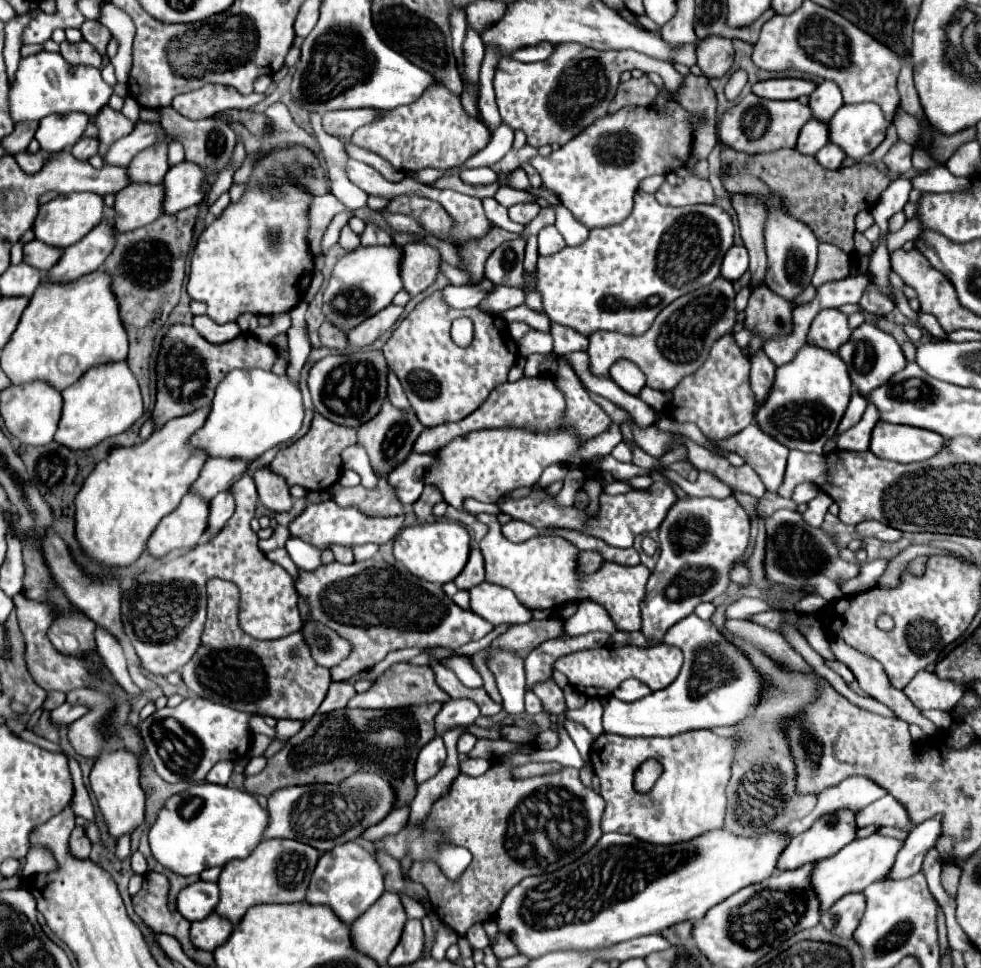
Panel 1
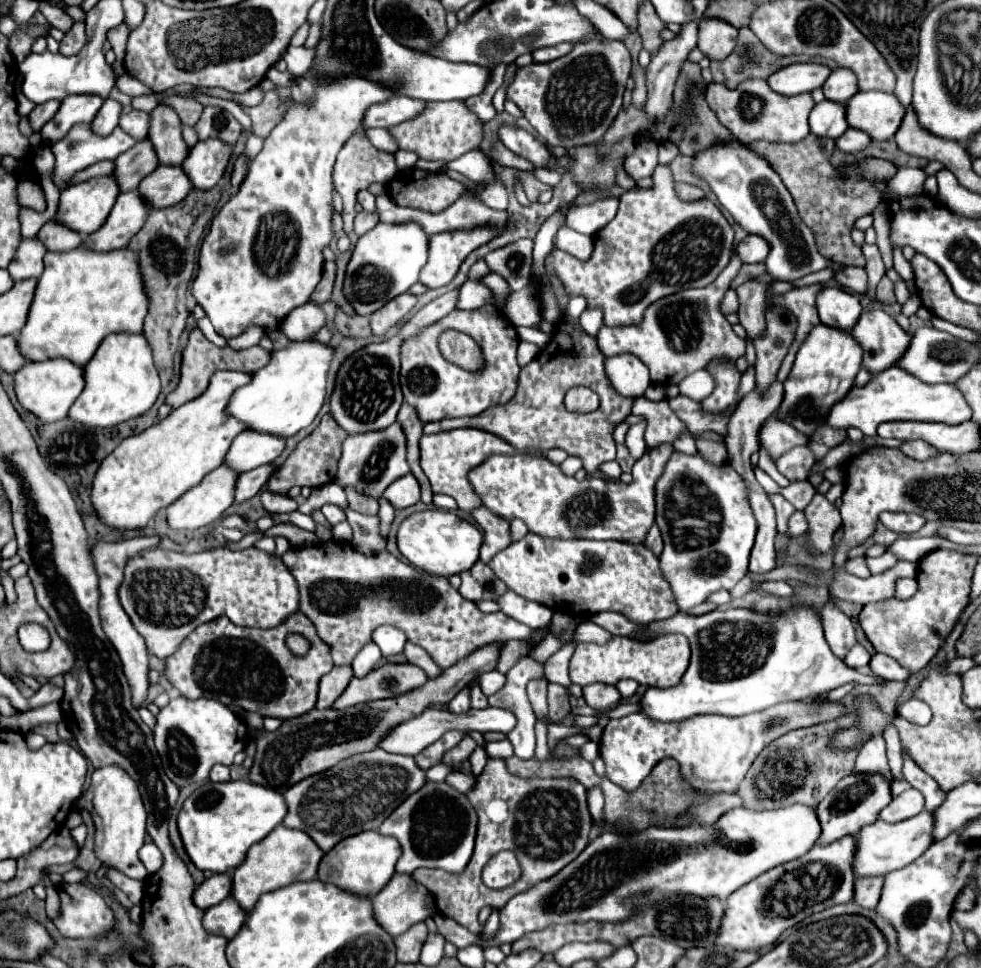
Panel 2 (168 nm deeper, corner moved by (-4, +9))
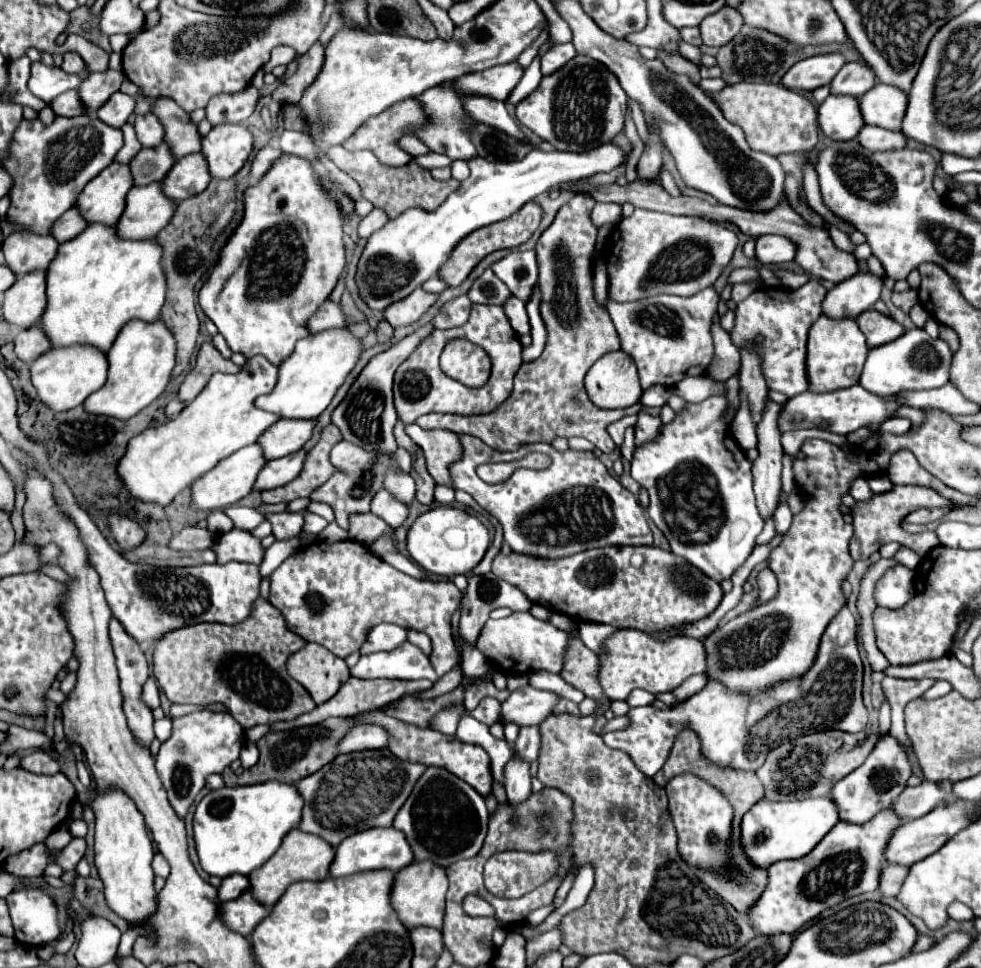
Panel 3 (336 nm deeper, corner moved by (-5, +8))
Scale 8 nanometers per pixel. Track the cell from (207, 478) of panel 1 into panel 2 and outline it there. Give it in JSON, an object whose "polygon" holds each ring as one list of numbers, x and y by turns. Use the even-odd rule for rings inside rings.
{"polygon":[[243,431,231,445,225,455,225,463,243,473,247,469,255,469,259,465,275,461,285,449,285,437,269,437,269,433]]}

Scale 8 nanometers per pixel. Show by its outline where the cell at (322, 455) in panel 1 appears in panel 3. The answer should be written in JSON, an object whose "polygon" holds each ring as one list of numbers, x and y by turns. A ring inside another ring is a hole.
{"polygon":[[328,424,326,428,322,428,320,440,308,452,302,472,290,484,286,484,282,488,264,490,262,492,264,504,290,502,290,500,296,500,302,496,310,496,318,486,322,486,334,474,334,466,330,464,330,450,340,440,342,440,342,434,334,424]]}

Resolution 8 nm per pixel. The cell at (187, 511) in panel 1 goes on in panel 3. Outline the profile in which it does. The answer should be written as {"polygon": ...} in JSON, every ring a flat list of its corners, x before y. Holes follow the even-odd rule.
{"polygon":[[256,444,244,446,242,450,238,450,238,454,234,454,234,458,224,458,222,462,218,462,218,466,214,466,214,470,210,470,210,474,204,474,204,478,198,478,198,482,194,482,192,508,212,512,212,510,220,510,220,508,236,504,240,498,244,498,252,490,256,474,260,472,264,464,266,460,262,456,262,450]]}

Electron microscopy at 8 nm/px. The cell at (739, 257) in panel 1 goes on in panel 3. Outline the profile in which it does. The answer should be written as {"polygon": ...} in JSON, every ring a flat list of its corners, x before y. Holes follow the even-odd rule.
{"polygon":[[766,234,756,238,756,260,760,264,774,264,774,262,790,262,794,260,796,246,782,236]]}

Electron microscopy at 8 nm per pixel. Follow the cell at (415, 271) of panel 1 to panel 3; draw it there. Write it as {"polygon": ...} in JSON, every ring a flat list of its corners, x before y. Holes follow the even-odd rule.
{"polygon":[[528,202,526,206,522,206,522,210,518,210,518,214,512,214,510,218,502,220,502,222,496,222,496,224,490,224,490,226,482,226,474,232,468,234,468,238,462,238,462,242,458,242,454,246,454,250,450,252,450,258,446,260,446,266,442,266,438,270,438,278,444,280,448,286,458,286,460,282,466,280,466,276,470,274,470,270,490,252,494,250,500,250,500,248,514,248,514,246,520,246,524,244,532,234,534,230,538,228,540,224,540,218,542,218,542,210,536,202]]}

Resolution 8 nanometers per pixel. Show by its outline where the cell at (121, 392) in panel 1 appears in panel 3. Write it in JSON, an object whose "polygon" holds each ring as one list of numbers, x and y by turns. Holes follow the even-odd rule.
{"polygon":[[128,322,116,336,112,348,106,352,108,358,108,380,106,384,90,394,84,402,84,410,96,416,108,416,128,420,152,404,168,386,170,372,174,368,176,342,164,322]]}

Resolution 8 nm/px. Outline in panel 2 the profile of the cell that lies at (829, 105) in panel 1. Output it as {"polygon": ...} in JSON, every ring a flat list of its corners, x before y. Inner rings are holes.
{"polygon":[[845,67,835,69,823,85,825,97,831,101,837,101,837,103,847,103,857,91,859,91,857,77,851,69,845,69]]}

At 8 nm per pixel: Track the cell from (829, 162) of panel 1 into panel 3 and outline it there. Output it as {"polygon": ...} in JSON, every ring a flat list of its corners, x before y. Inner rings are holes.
{"polygon":[[862,126,860,134,856,136,856,140,868,148,868,150,896,150,896,148,904,148,906,146,906,136,902,132,890,132,890,130,882,130,878,126]]}

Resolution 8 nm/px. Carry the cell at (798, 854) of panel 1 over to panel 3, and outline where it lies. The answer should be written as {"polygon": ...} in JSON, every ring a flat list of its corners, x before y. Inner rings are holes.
{"polygon":[[886,734,880,736,876,748,858,770,850,772,848,776,844,776,840,782,834,784,830,800,836,804,840,820,864,824,872,820,878,812,894,806,898,794,902,794,902,790,906,788,906,780,910,776,912,776,912,768,906,760,904,748,890,734]]}

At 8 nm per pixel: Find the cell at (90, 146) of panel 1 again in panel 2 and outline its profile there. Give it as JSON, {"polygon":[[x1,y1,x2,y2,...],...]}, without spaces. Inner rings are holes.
{"polygon":[[105,99,103,107,95,115,91,127,97,135,109,135,117,125,119,125,119,115,121,115,121,103,115,99]]}

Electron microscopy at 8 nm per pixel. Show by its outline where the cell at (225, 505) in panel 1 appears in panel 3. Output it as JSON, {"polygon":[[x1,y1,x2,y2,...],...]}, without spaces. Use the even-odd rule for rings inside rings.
{"polygon":[[298,450,284,458,268,460,266,466,256,476,254,490,270,490,270,488,280,488,280,486,288,484,290,480,294,480,300,474,304,458,306,458,306,452]]}

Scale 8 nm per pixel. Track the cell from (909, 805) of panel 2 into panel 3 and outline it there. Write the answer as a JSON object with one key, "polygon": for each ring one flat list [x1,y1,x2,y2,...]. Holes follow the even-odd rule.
{"polygon":[[924,780,916,788,906,788,894,802,894,812,902,820,914,820,928,814,940,802,952,796,952,782,928,782]]}

